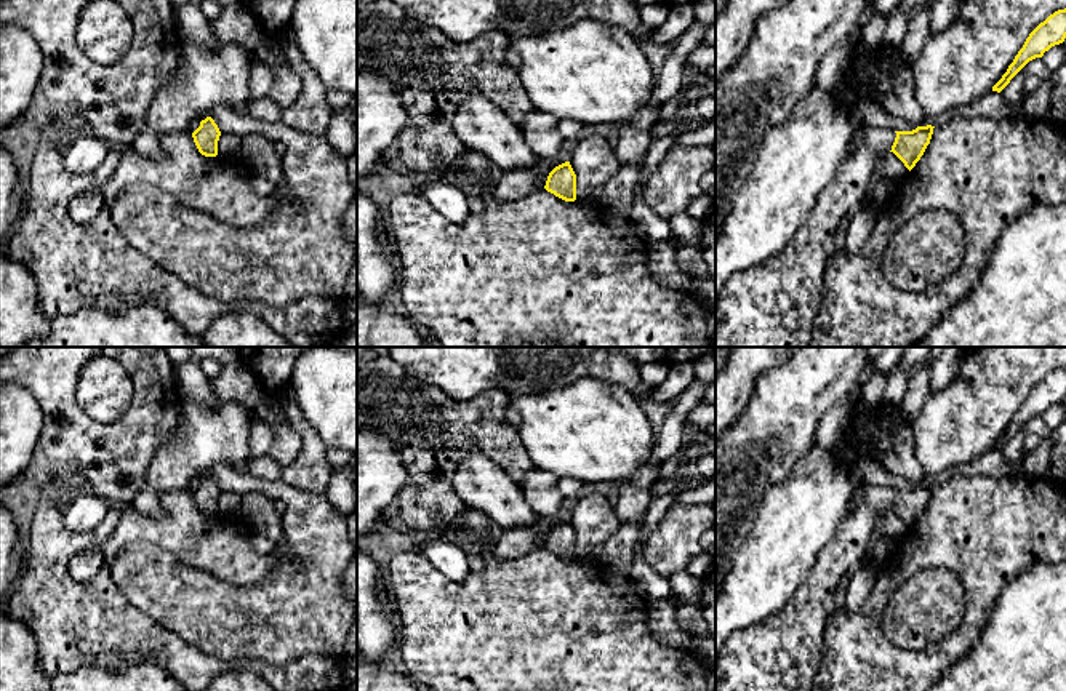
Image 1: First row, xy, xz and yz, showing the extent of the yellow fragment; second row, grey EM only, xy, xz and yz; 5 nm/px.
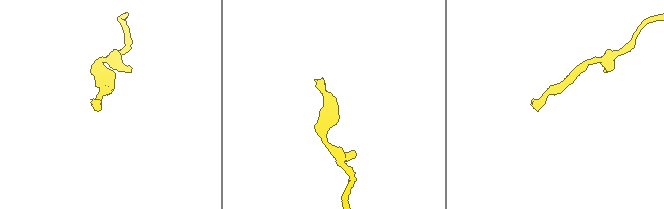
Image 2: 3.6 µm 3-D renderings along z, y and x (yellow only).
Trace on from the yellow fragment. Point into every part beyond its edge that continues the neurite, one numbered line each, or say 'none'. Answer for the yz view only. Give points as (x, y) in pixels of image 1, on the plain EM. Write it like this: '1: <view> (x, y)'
1: yz (783, 653)

